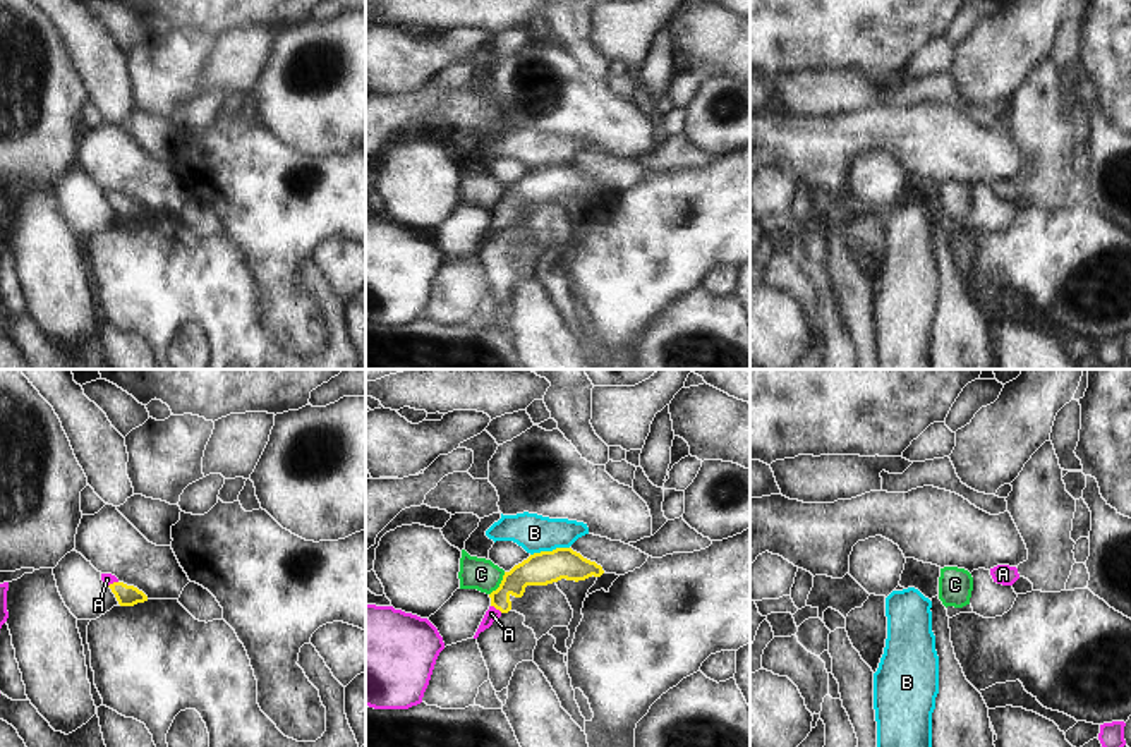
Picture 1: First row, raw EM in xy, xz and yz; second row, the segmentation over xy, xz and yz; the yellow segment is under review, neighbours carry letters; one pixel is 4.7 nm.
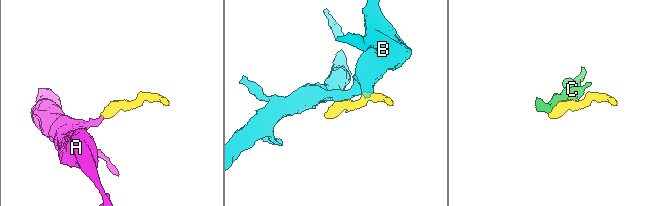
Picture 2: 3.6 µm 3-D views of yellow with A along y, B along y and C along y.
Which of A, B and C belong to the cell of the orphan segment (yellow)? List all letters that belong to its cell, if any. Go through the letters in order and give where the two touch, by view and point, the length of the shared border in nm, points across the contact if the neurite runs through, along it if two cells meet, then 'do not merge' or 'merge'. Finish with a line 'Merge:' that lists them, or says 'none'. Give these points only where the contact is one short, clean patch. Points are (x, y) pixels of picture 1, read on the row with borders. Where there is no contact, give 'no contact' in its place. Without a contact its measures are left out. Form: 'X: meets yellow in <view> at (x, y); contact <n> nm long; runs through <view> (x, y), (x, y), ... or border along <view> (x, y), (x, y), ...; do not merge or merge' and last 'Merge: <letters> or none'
A: meets yellow in xz at (496, 608); contact 70 nm long; runs through xz (534, 570), (522, 574), (496, 608), (491, 613); merge
B: meets yellow in xz at (550, 552); contact 190 nm long; border along xz (568, 546), (534, 552), (531, 555); do not merge
C: meets yellow in xz at (500, 584); contact 130 nm long; border along xz (505, 572), (500, 584), (489, 595); do not merge
Merge: A

